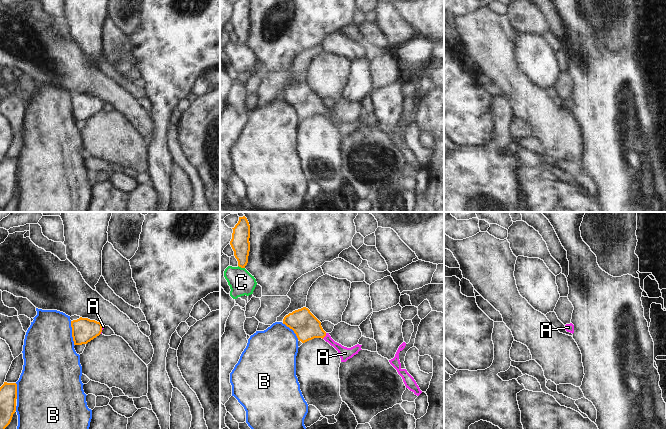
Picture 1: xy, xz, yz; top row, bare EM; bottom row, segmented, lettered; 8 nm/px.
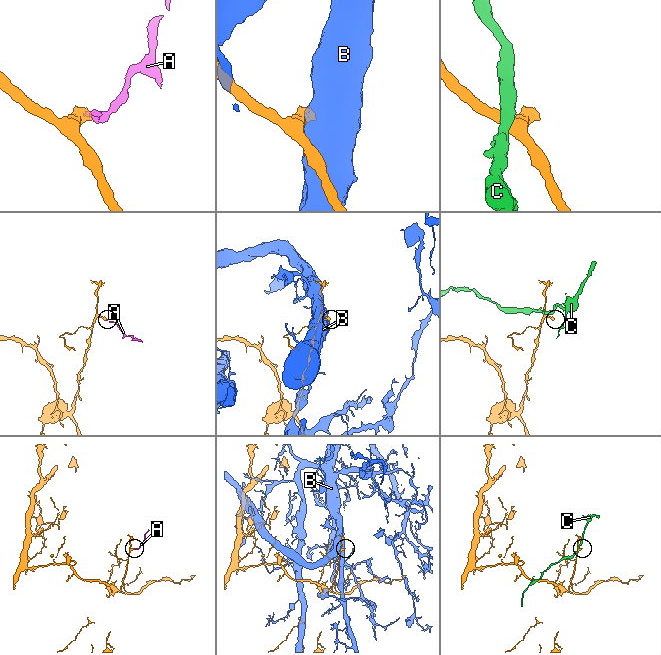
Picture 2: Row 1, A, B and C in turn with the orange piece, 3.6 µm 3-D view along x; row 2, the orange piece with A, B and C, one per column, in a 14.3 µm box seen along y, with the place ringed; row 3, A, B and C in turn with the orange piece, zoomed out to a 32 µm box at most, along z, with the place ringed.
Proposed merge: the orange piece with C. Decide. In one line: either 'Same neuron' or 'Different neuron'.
Different neuron.

